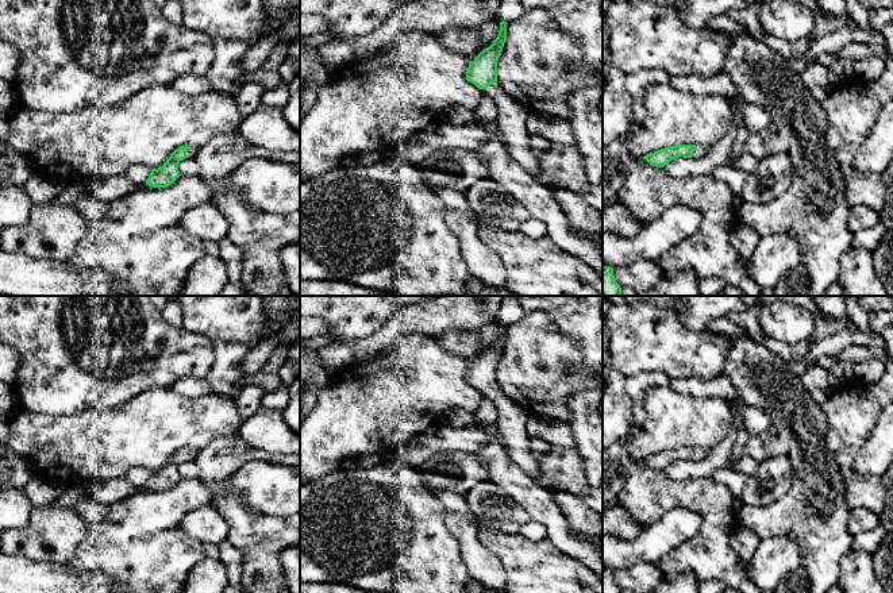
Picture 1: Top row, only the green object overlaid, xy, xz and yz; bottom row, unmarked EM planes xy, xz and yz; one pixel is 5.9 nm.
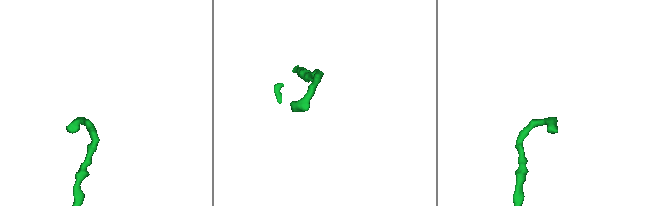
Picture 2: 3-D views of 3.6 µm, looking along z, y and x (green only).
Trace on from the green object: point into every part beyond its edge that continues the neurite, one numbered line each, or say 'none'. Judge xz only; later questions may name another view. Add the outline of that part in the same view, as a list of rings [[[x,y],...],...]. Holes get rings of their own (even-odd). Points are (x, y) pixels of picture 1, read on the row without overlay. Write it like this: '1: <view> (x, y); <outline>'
1: xz (512, 419); [[[499,385],[490,386],[485,393],[497,408],[497,438],[520,469],[536,481],[539,474],[538,459],[531,453],[526,428],[530,415],[507,398]]]

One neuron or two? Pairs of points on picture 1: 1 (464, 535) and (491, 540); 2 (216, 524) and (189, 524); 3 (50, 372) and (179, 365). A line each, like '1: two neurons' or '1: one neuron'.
1: two neurons
2: one neuron
3: one neuron

